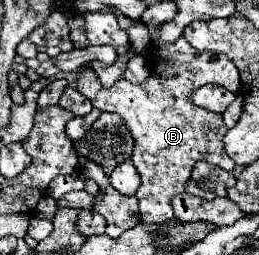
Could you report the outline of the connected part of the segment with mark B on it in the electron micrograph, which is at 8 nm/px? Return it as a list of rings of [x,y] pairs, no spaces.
[[[148,26],[152,38],[148,52],[150,76],[142,84],[130,84],[126,78],[122,78],[118,80],[118,84],[102,88],[98,76],[94,76],[94,70],[90,66],[76,70],[78,92],[90,98],[92,106],[96,106],[98,110],[118,114],[132,132],[132,164],[142,178],[142,186],[138,188],[136,196],[142,222],[146,224],[164,224],[174,218],[170,200],[186,190],[188,176],[198,160],[206,160],[230,172],[234,170],[236,164],[232,158],[228,158],[222,142],[228,130],[222,116],[204,108],[196,108],[190,96],[204,84],[218,84],[236,93],[242,88],[238,69],[225,54],[194,50],[182,36],[170,44],[158,42],[154,40],[158,28],[160,26]]]

